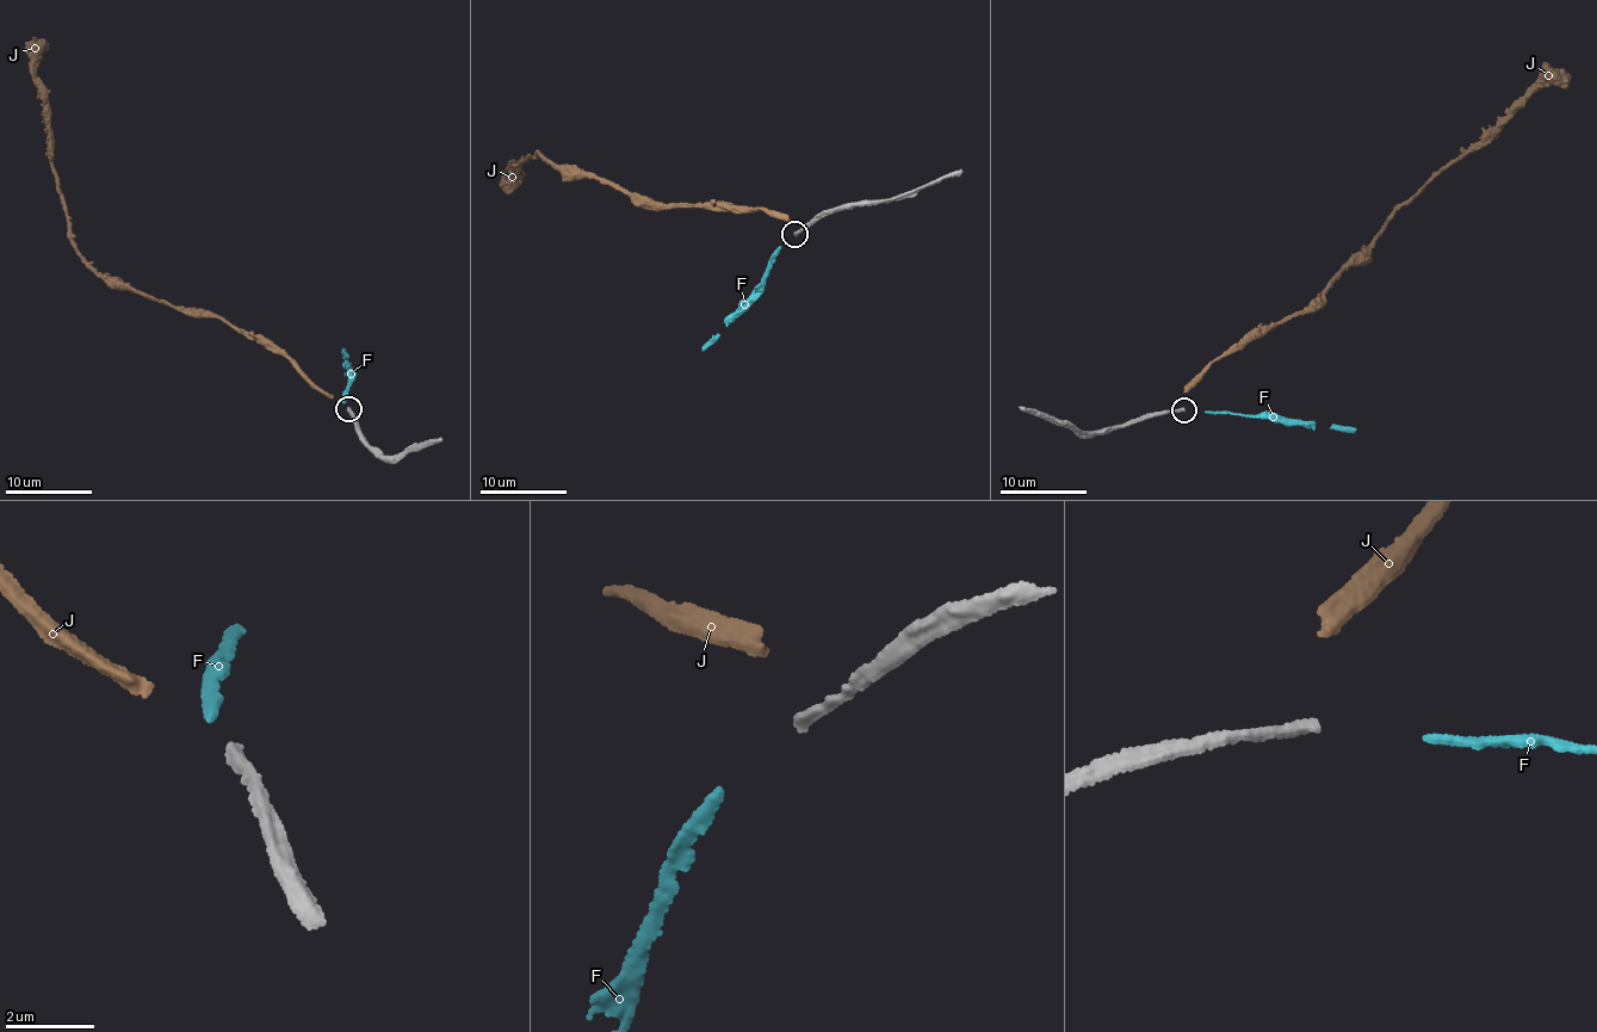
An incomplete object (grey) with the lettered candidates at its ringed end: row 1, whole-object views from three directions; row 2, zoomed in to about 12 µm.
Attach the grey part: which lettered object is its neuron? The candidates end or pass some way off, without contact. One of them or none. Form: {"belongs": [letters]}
{"belongs": ["F"]}

